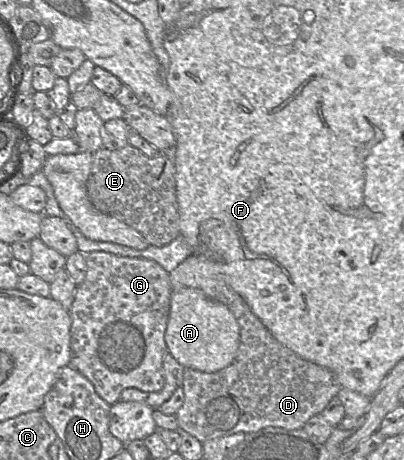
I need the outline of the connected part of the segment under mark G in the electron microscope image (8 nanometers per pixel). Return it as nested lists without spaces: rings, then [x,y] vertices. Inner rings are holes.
[[[93,251],[83,255],[85,255],[87,264],[85,280],[82,284],[77,286],[73,303],[69,309],[71,316],[71,359],[69,365],[83,374],[93,384],[96,393],[109,405],[119,401],[121,392],[127,388],[136,388],[144,392],[160,391],[165,383],[163,358],[168,352],[165,342],[165,331],[168,324],[170,302],[173,292],[170,283],[170,274],[157,262],[144,258],[122,257],[103,251]]]

